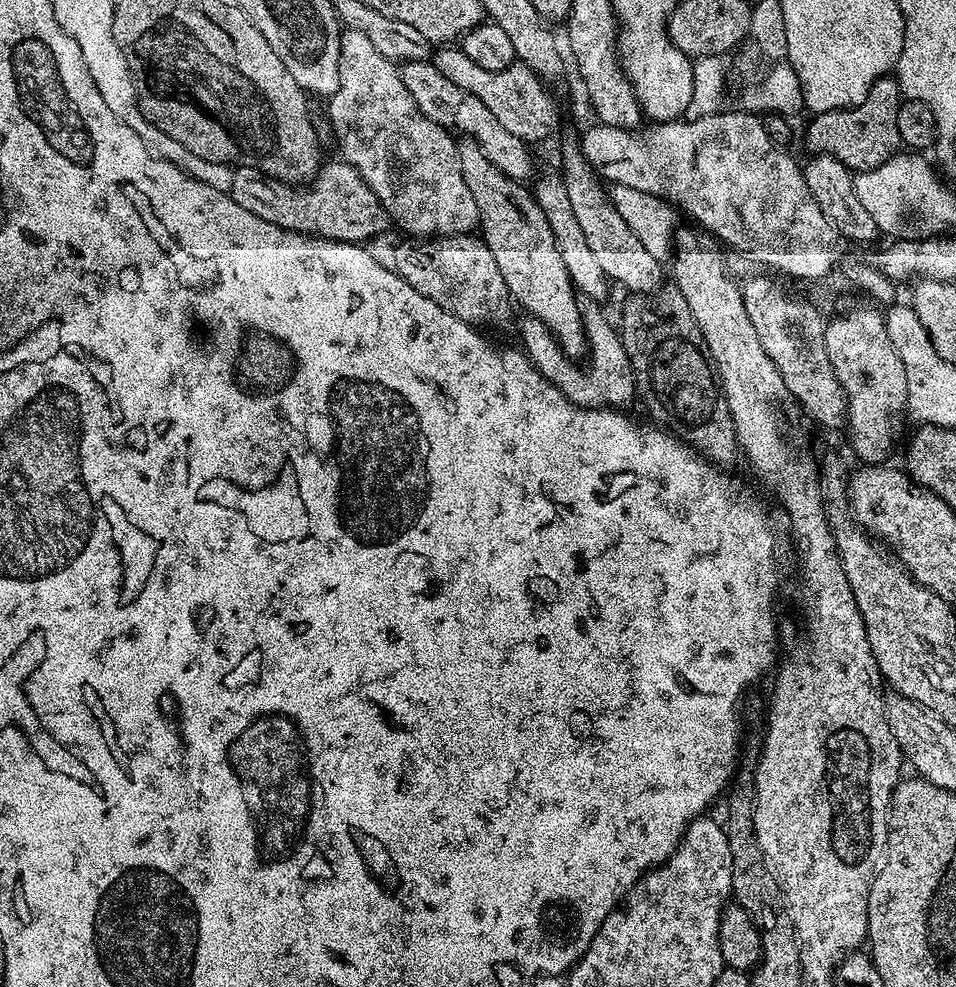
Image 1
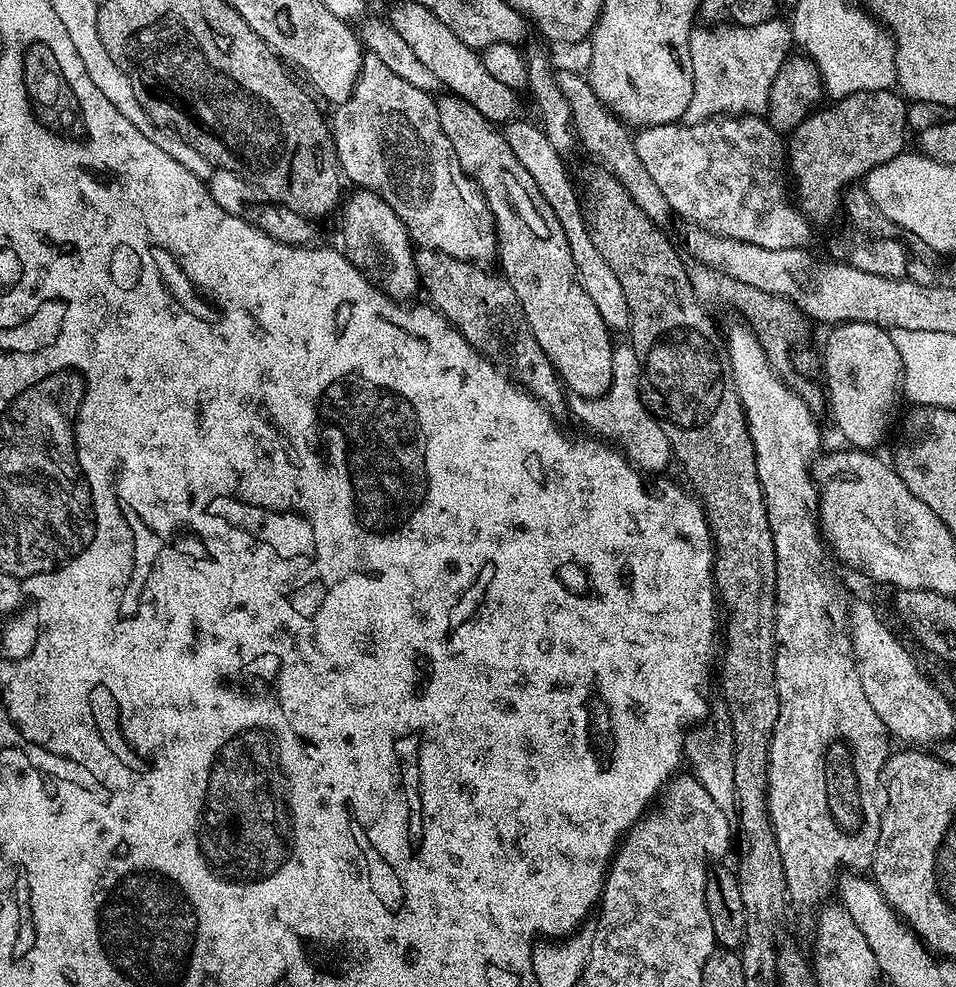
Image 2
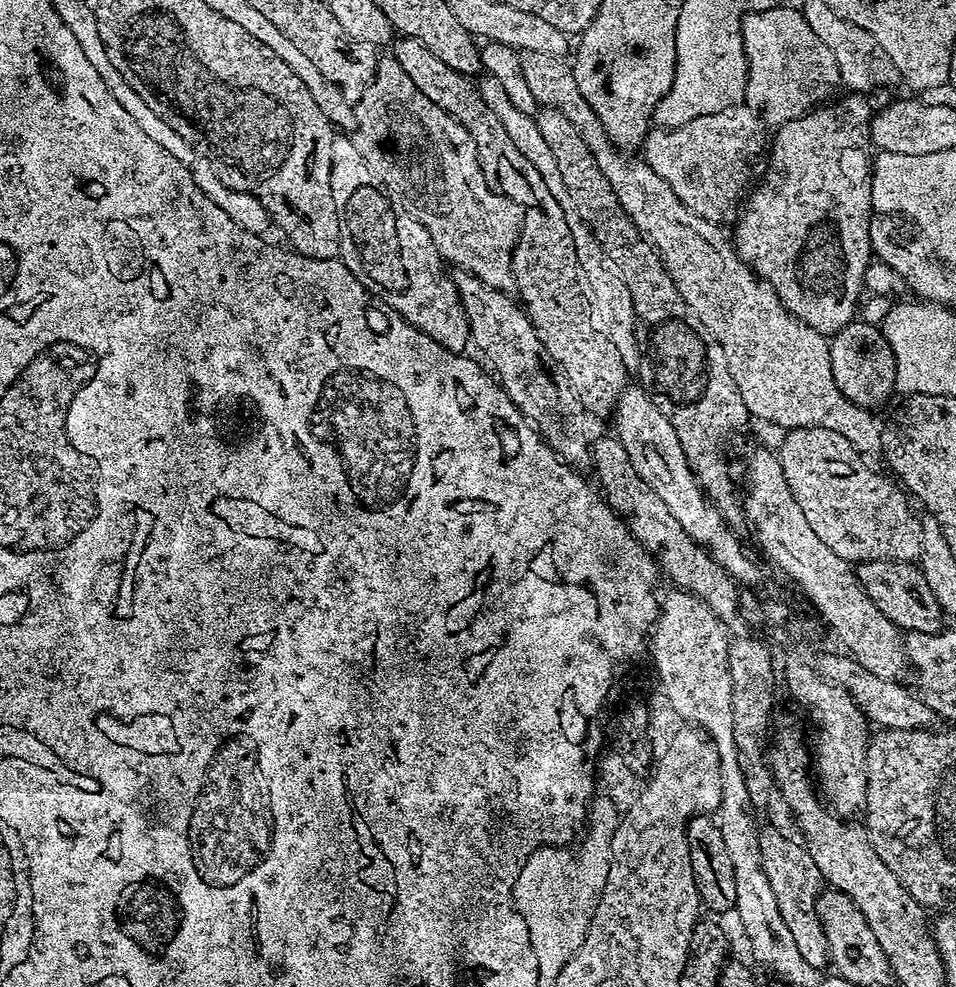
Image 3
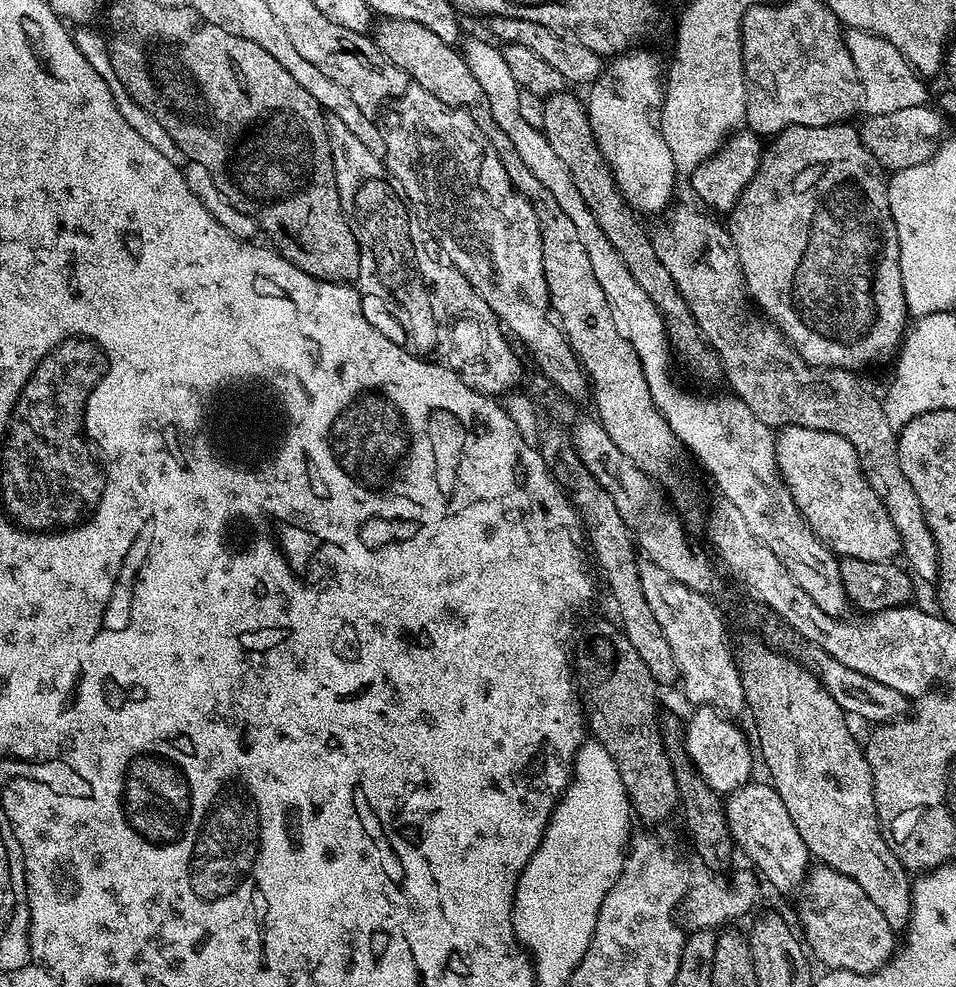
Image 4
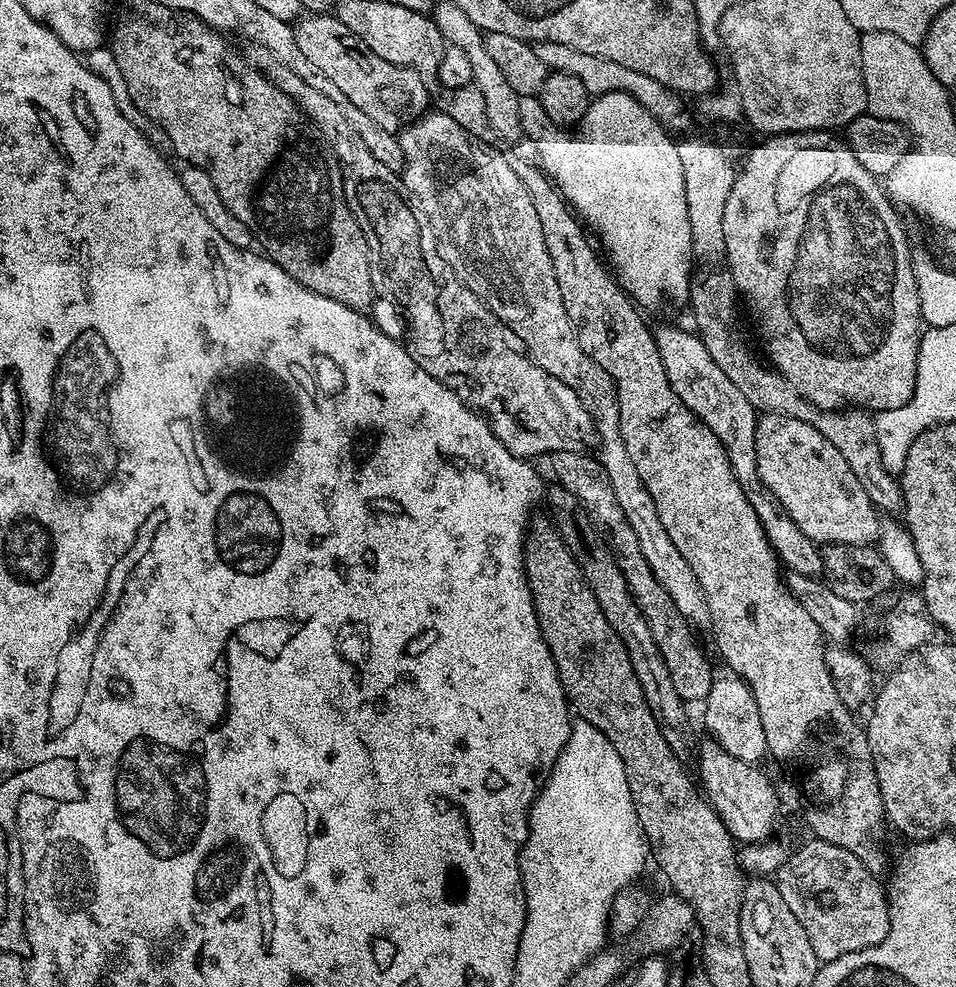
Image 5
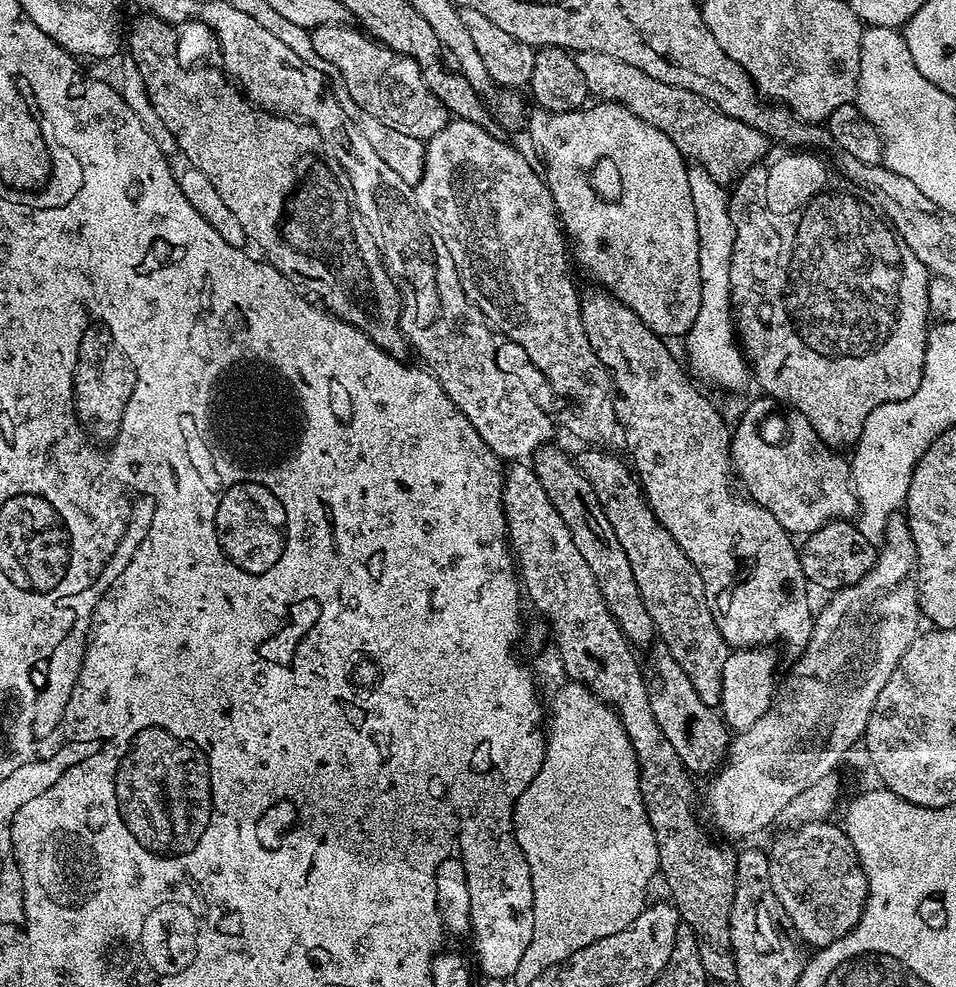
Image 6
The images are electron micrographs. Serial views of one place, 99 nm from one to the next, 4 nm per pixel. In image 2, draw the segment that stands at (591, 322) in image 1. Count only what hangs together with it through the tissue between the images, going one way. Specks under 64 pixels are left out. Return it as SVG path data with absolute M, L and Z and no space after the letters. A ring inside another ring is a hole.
M617 343L612 349L612 381L606 391L594 398L569 393L566 408L592 431L589 433L619 448L641 473L660 472L668 463L673 463L672 447L666 434L662 434L662 426L648 413L640 397L638 354L634 354L631 343L623 343Z

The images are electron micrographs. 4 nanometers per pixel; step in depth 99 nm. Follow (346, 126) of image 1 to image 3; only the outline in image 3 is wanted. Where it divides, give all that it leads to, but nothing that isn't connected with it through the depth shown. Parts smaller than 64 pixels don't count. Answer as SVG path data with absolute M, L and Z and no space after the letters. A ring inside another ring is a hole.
M388 58L381 64L379 61L374 74L374 81L359 97L360 104L358 100L358 144L364 153L364 161L392 193L399 207L407 210L430 234L447 263L449 260L456 264L452 266L476 276L490 288L511 293L514 288L513 253L521 239L521 213L517 205L497 194L484 177L472 135L453 116L446 114L446 110L430 102L430 98L410 82L410 74L402 70L396 59Z

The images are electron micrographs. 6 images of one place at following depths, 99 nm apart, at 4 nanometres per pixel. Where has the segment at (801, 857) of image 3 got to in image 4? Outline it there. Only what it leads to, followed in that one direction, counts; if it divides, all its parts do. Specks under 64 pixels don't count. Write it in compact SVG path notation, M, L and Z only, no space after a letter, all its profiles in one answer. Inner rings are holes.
M752 783L741 784L733 792L727 793L723 801L732 843L756 863L755 871L763 879L764 876L768 879L770 887L780 892L795 893L810 871L808 847L806 842L802 842L802 834L798 834L798 826L794 826L790 818L790 810L786 810L786 802L782 802L771 783Z

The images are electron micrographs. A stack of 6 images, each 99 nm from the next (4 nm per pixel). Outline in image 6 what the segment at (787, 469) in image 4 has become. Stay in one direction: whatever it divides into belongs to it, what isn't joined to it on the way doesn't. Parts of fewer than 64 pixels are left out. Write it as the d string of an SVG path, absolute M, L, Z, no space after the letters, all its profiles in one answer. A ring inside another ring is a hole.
M756 400L745 410L744 417L734 424L732 471L747 499L774 514L784 529L793 534L817 532L832 520L855 517L858 509L849 461L845 457L843 460L837 449L826 446L826 442L818 438L814 426L810 426L798 411L791 413L792 436L767 440L760 423L771 412L770 401Z

